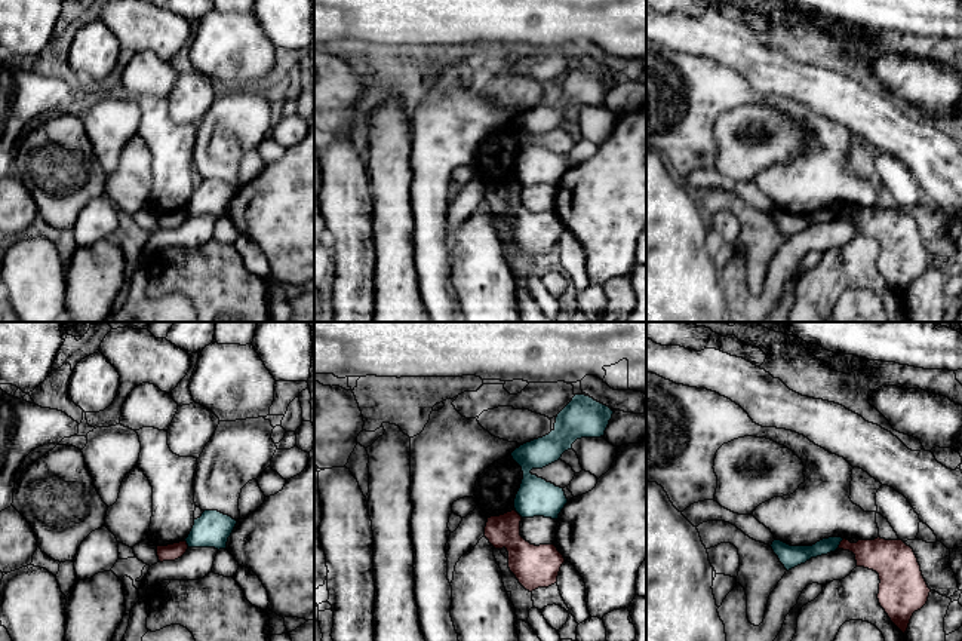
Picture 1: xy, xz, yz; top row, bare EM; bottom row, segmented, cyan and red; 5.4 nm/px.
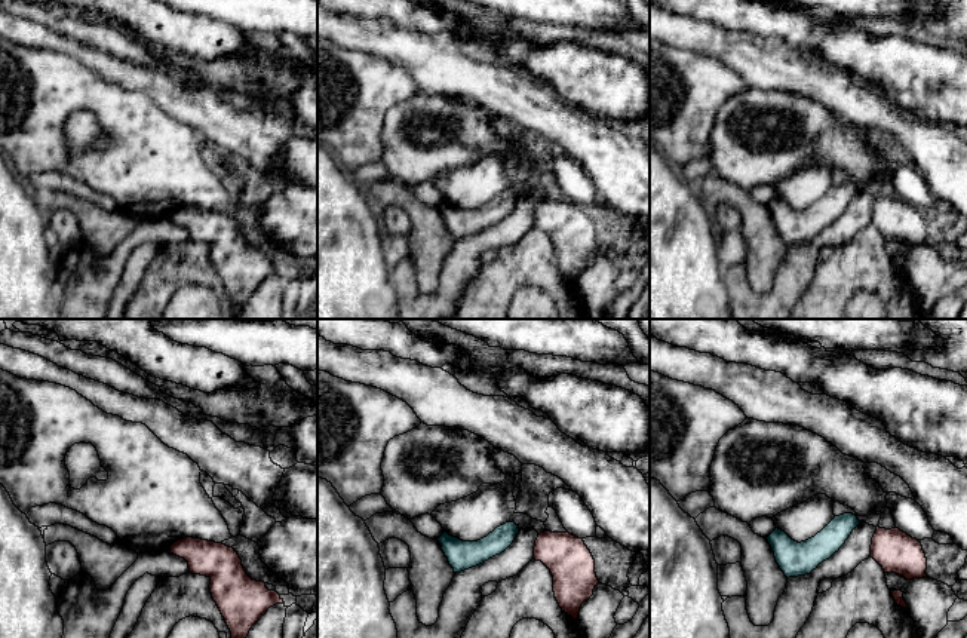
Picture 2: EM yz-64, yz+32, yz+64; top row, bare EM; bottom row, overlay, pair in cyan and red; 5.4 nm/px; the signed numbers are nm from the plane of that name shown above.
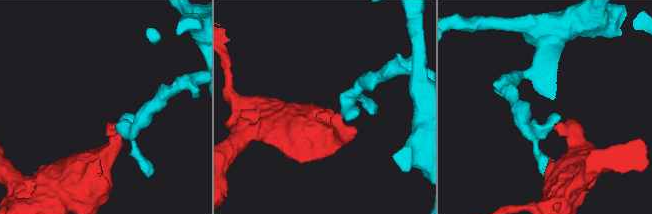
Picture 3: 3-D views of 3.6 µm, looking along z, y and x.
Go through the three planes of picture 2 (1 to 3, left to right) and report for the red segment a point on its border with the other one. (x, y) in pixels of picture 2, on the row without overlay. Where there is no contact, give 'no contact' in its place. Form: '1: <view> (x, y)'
1: no contact
2: no contact
3: no contact

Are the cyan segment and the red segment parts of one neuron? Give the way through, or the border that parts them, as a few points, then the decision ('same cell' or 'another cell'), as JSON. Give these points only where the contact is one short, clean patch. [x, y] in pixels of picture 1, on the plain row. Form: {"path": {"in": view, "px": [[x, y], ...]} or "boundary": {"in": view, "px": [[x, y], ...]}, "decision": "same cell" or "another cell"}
{"boundary": {"in": "yz", "px": [[844, 206], [836, 215]]}, "decision": "another cell"}

